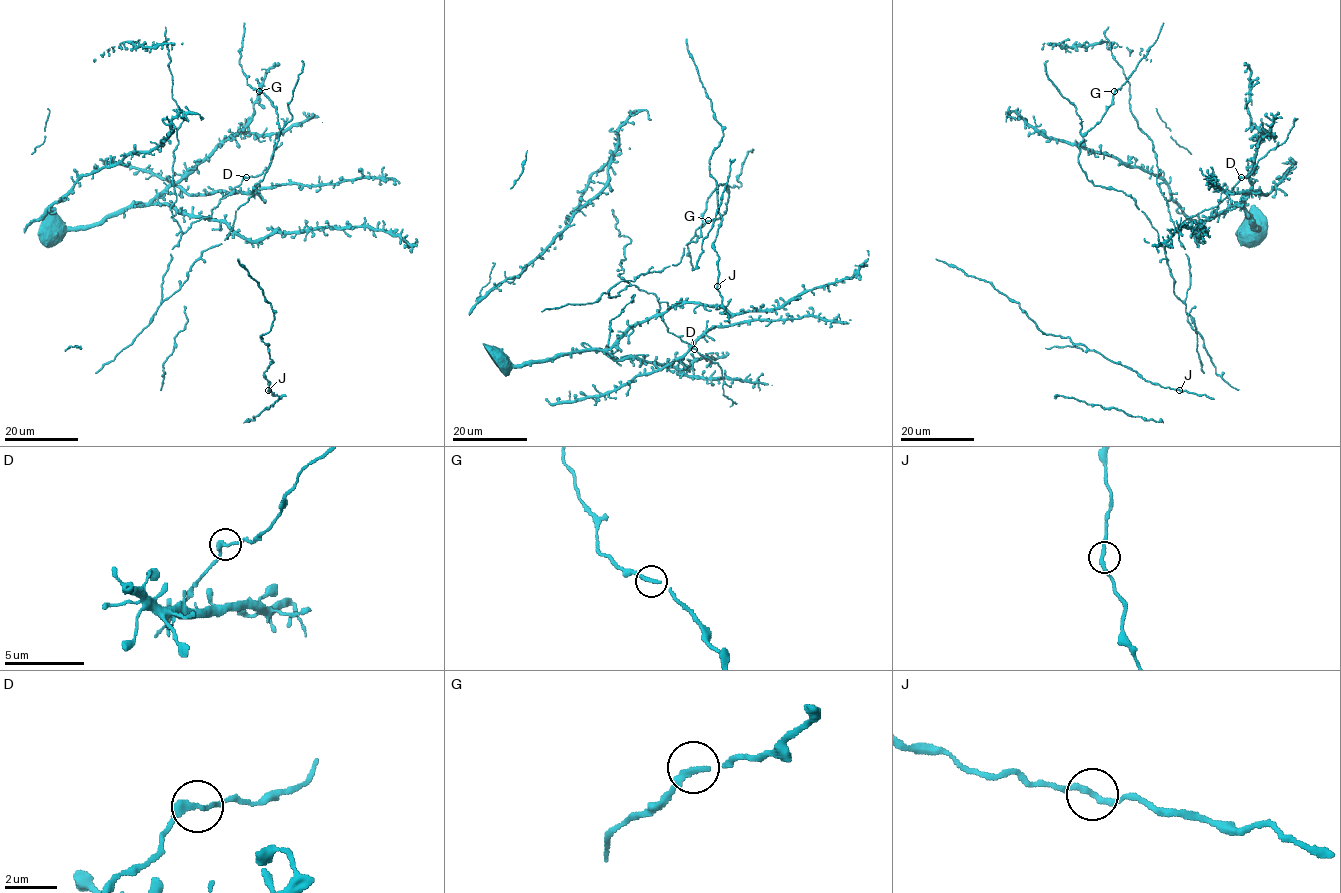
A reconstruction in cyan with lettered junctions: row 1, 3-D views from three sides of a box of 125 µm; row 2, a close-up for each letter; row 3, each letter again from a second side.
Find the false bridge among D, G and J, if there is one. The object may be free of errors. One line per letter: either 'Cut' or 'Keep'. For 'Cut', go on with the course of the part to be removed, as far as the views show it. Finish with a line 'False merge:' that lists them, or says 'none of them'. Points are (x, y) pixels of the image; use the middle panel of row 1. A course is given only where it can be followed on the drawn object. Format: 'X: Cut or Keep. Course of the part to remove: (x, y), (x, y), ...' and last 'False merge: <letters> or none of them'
D: Keep
G: Keep
J: Keep
False merge: none of them

